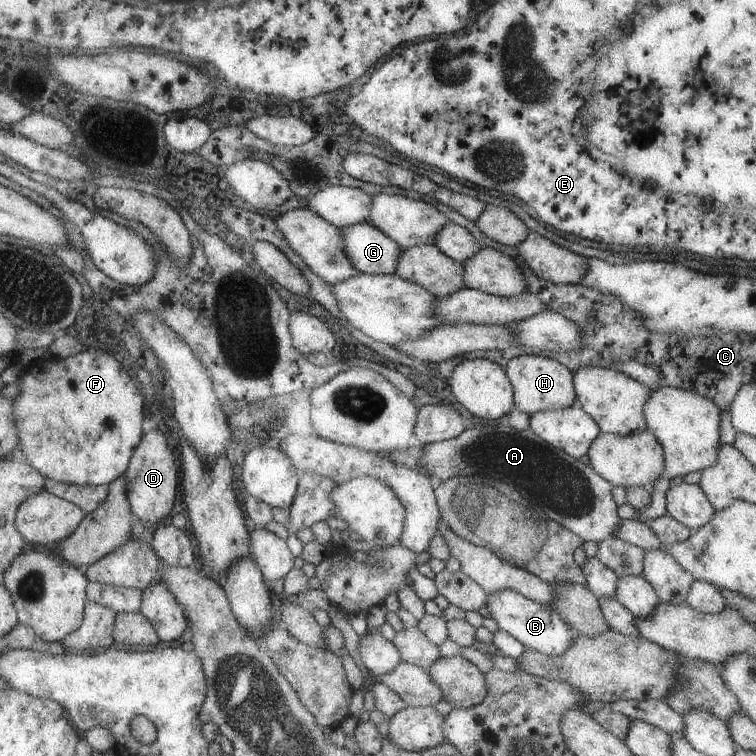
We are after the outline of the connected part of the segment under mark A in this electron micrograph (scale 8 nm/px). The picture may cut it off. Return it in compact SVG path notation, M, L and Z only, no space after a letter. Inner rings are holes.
M499 420L497 426L475 425L465 430L459 436L431 444L422 445L423 458L421 458L421 472L429 478L437 477L442 482L457 478L457 476L482 476L491 478L497 482L507 483L513 486L513 490L520 494L531 506L539 507L541 512L563 528L578 536L582 541L591 540L599 542L607 536L611 536L619 526L617 516L618 506L611 498L612 484L601 478L588 465L579 459L565 454L563 450L553 448L546 441L542 441L531 429L515 430L511 425L503 426L503 420Z

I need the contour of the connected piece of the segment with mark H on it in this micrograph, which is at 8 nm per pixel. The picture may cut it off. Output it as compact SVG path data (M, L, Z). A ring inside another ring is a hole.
M521 355L512 358L504 366L514 391L514 403L528 415L545 410L557 410L576 404L572 372L559 361L541 355Z

